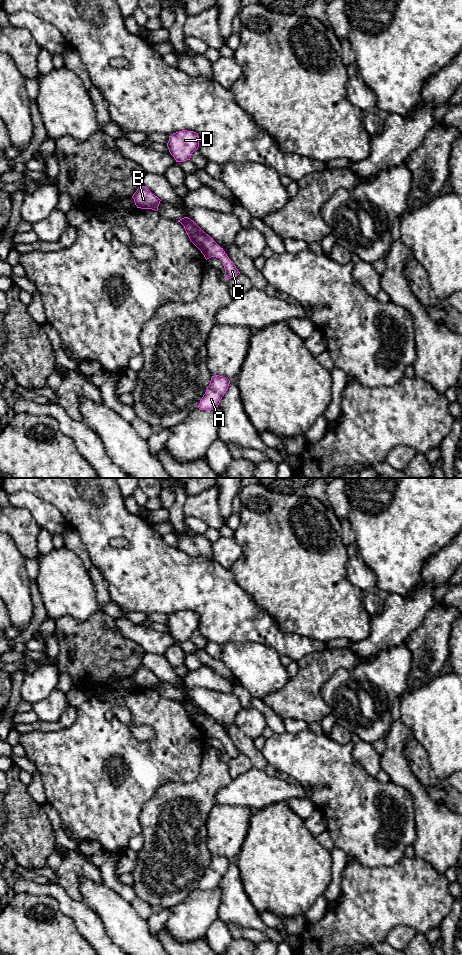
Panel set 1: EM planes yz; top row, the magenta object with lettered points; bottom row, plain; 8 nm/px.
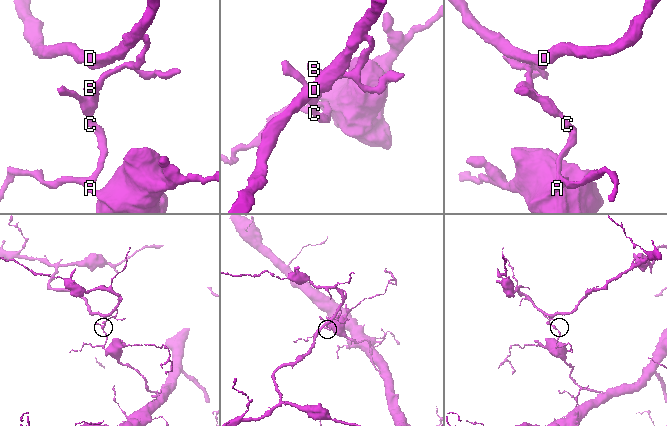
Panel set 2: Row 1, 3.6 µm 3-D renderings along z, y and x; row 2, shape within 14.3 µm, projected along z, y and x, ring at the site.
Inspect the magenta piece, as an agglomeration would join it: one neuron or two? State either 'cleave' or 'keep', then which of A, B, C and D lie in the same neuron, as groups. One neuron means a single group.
cleave; A C / B D

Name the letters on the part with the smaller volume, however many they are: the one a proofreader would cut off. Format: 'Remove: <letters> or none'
Remove: B, D

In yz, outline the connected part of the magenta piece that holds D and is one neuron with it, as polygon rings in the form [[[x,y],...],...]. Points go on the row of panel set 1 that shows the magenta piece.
[[[187,130],[173,133],[169,136],[167,147],[176,162],[190,160],[192,153],[199,147],[199,136]]]

